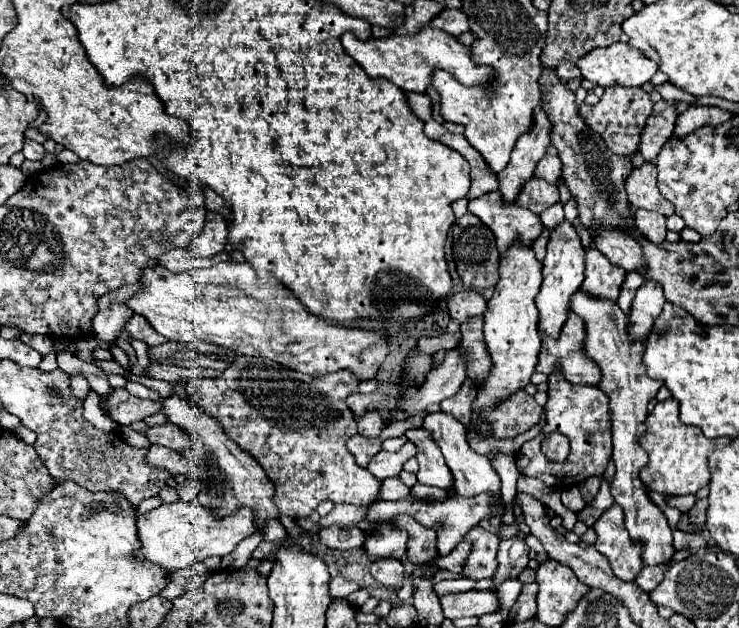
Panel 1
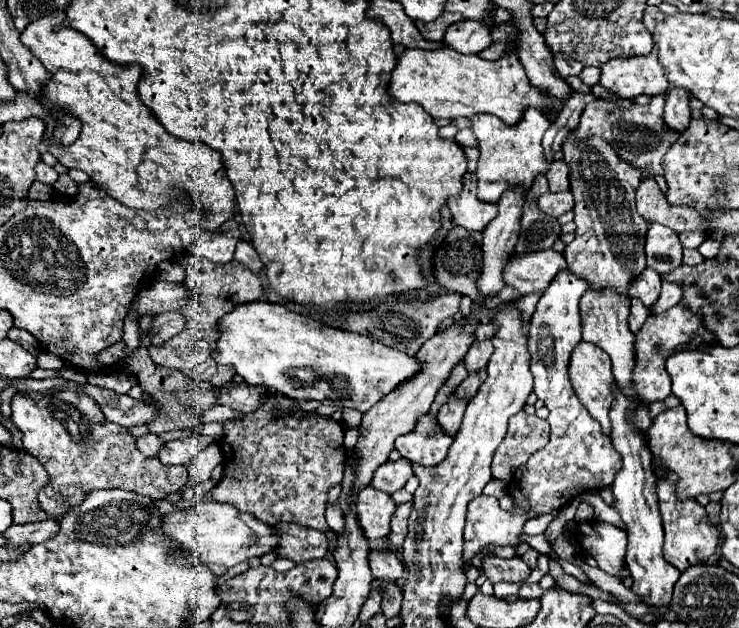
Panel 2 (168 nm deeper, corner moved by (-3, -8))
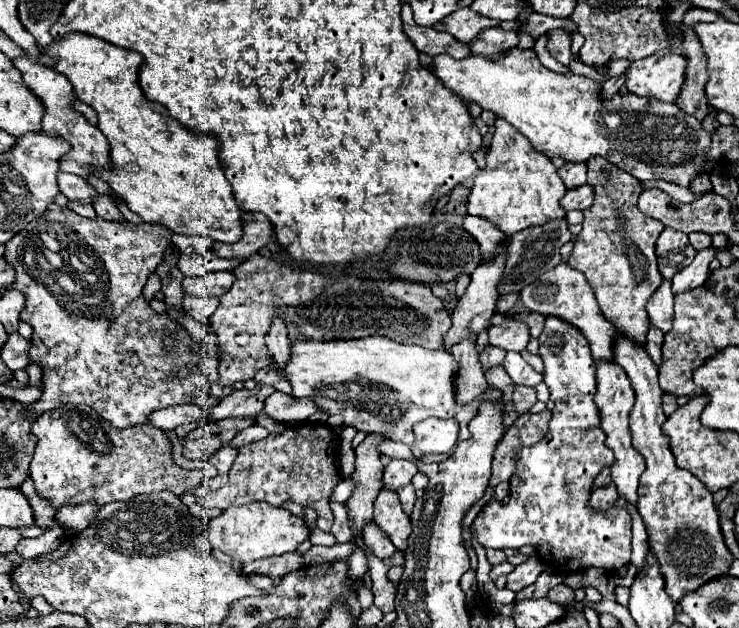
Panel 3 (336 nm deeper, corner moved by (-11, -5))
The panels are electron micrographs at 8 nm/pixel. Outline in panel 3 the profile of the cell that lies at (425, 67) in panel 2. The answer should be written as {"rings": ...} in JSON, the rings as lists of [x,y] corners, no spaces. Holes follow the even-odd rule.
{"rings":[[[514,48],[514,50],[506,50],[504,54],[500,54],[498,60],[490,60],[490,58],[484,58],[484,56],[468,56],[468,58],[462,58],[462,60],[456,60],[452,58],[450,54],[438,54],[434,56],[434,62],[432,62],[432,68],[434,68],[434,76],[450,90],[454,92],[456,96],[460,96],[466,104],[478,104],[482,110],[490,110],[494,112],[496,116],[508,120],[516,130],[520,130],[536,150],[540,152],[546,152],[552,156],[562,156],[564,160],[570,160],[570,162],[586,162],[588,158],[600,154],[604,158],[608,158],[608,162],[614,162],[616,166],[620,166],[622,170],[628,170],[632,176],[636,176],[638,180],[652,180],[652,178],[662,178],[662,180],[668,180],[668,182],[674,182],[678,186],[690,186],[690,180],[700,172],[700,166],[704,166],[704,154],[708,152],[708,138],[710,138],[710,132],[706,132],[700,124],[700,120],[696,120],[694,116],[688,116],[684,114],[676,104],[666,104],[666,102],[660,102],[656,98],[640,98],[636,94],[626,94],[626,96],[614,96],[610,100],[604,100],[600,98],[600,84],[594,82],[592,78],[586,78],[586,76],[576,76],[572,72],[568,74],[556,74],[552,70],[548,70],[546,66],[540,64],[538,56],[534,50],[522,50],[522,48]]]}

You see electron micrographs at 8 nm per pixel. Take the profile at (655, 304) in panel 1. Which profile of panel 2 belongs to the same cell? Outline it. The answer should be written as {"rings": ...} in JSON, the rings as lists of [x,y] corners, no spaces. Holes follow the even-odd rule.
{"rings":[[[662,281],[662,293],[660,293],[660,299],[658,303],[654,305],[652,313],[658,315],[670,307],[674,307],[678,301],[682,299],[682,291],[680,291],[680,285],[676,283],[670,283],[670,281]]]}

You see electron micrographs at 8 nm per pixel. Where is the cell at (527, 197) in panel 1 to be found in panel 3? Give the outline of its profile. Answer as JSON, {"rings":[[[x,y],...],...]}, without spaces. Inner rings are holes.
{"rings":[[[578,186],[578,188],[572,188],[564,194],[564,198],[560,200],[560,206],[568,212],[568,210],[584,210],[592,204],[594,200],[594,194],[592,194],[592,188],[590,186]]]}

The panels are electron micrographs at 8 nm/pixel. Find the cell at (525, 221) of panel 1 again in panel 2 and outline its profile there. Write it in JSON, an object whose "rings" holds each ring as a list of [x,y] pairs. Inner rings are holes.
{"rings":[[[546,249],[540,253],[514,255],[504,269],[506,285],[514,287],[520,295],[544,293],[554,275],[566,269],[566,261],[560,253]]]}

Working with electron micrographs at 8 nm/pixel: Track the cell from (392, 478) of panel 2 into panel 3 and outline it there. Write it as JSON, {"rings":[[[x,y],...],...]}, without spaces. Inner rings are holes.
{"rings":[[[392,460],[384,470],[384,486],[388,490],[400,490],[410,484],[410,480],[416,472],[418,470],[416,470],[416,466],[412,466],[412,462]]]}

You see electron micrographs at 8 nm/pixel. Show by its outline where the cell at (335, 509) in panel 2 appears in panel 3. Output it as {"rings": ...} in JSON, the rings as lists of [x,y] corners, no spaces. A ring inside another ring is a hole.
{"rings":[[[343,479],[334,488],[334,494],[332,494],[332,500],[338,502],[338,504],[345,504],[348,498],[352,494],[354,489],[354,481],[352,479]]]}

